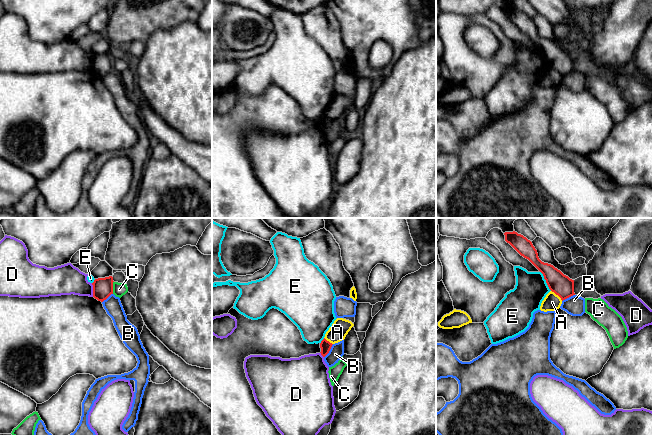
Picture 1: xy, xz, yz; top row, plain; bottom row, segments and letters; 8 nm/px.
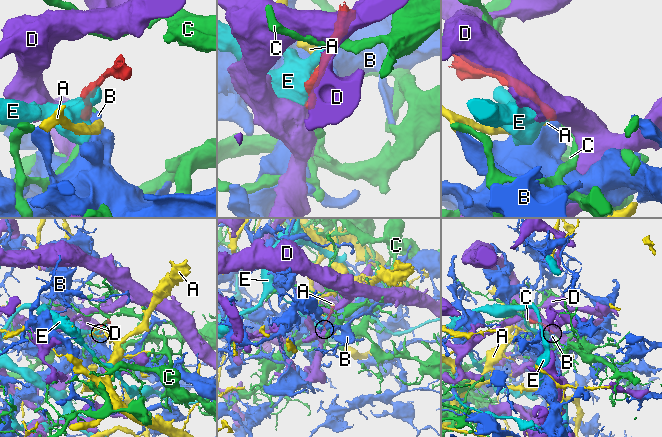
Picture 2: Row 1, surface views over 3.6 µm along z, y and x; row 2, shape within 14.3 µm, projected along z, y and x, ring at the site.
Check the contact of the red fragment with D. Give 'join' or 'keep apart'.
keep apart

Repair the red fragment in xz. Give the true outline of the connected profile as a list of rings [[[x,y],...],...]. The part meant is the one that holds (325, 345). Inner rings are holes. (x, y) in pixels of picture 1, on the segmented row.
[[[325,338],[321,341],[320,343],[321,352],[320,353],[323,357],[325,357],[329,353],[332,345],[333,344],[327,341]]]

